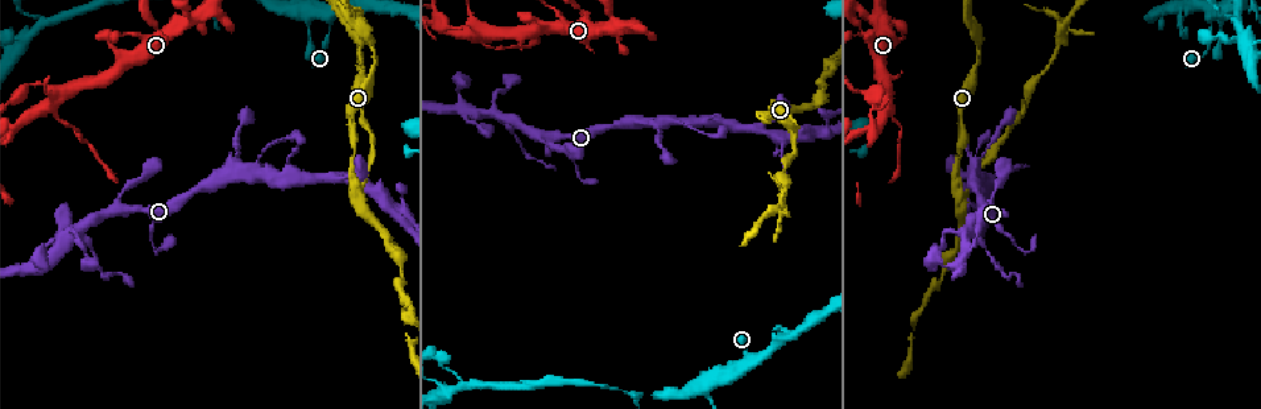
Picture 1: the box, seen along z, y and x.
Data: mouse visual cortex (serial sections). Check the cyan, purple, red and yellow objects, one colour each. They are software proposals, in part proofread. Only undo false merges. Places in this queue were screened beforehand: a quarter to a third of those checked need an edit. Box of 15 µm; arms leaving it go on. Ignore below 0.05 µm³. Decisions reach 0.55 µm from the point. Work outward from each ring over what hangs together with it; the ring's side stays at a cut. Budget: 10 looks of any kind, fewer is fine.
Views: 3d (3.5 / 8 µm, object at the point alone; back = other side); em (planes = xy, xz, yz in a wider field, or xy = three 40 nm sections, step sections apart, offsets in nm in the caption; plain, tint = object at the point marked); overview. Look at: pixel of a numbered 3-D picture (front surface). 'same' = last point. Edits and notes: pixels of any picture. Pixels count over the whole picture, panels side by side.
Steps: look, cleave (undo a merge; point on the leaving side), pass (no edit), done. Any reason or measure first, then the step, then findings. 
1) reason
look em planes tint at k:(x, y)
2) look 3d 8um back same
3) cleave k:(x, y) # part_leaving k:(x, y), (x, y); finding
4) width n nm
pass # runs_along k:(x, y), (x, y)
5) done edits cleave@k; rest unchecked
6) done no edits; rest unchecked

four-way junction
look 3d 8um at 1:(502, 117)

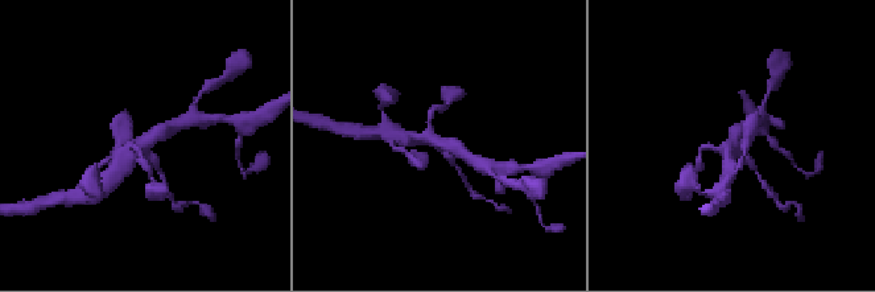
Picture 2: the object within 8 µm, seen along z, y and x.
look 3d 3.5um at 2:(142, 147)

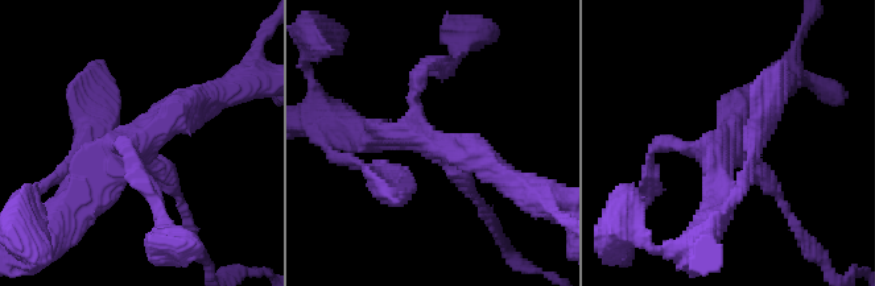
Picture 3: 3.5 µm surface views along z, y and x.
now the EM
look em planes tint at 3:(730, 140)

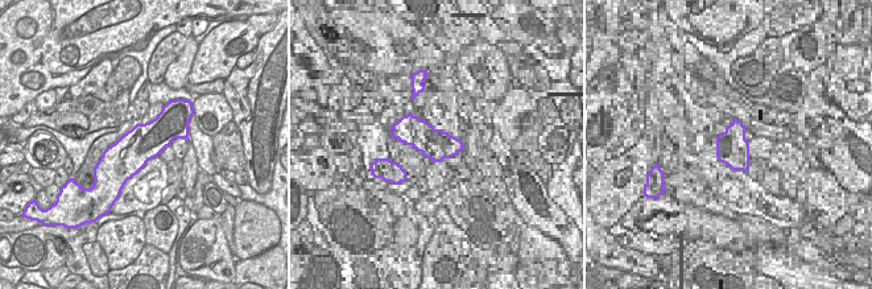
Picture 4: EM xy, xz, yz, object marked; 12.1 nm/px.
width 460 nm
cleave 3:(779, 195) # part_leaving 3:(446, 165), (495, 226); a second cell is stuck on

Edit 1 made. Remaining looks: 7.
see it whole again
look overview

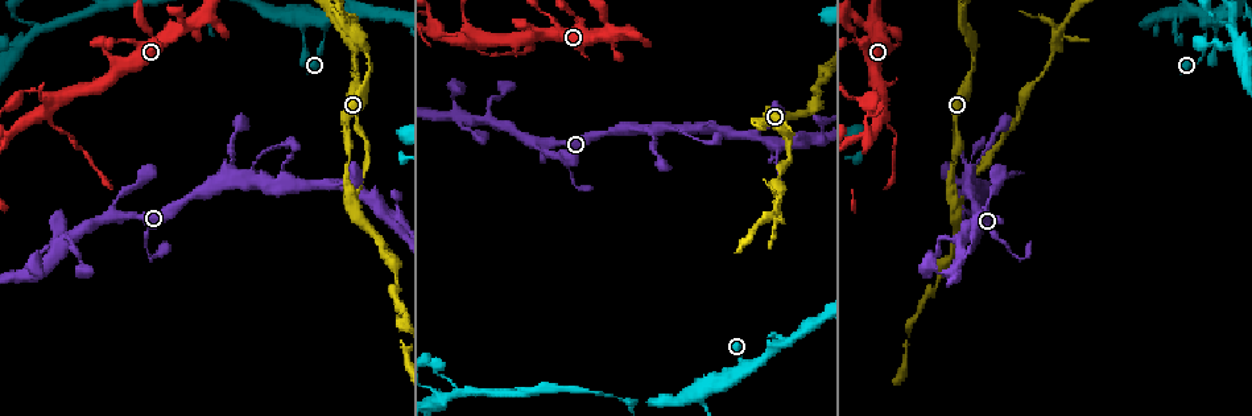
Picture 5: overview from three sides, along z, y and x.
a narrow waist
look 3d 3.5um at 5:(70, 135)

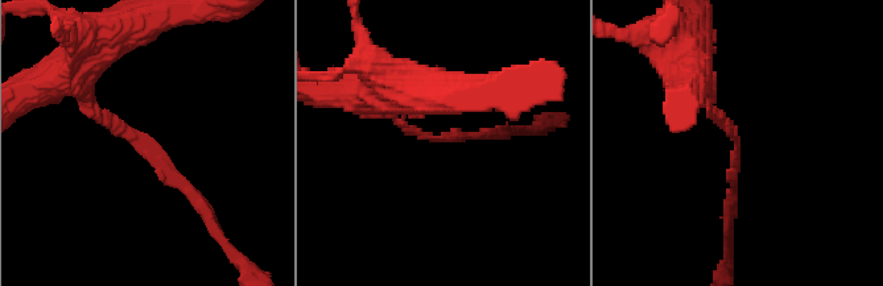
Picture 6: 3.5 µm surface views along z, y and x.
look em xy step 2 tint at 6:(136, 145)

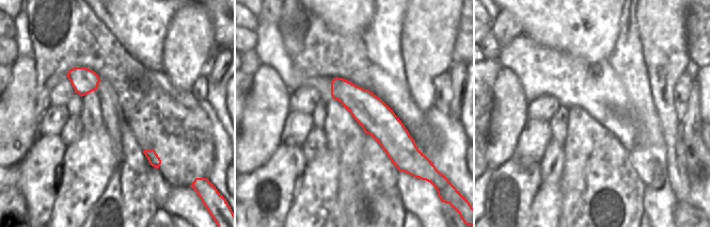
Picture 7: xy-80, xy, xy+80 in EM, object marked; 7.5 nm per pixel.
cleave 6:(164, 173) # part_leaving 6:(136, 139), (198, 199), (222, 240); two cells meet here

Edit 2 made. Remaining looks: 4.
look overview

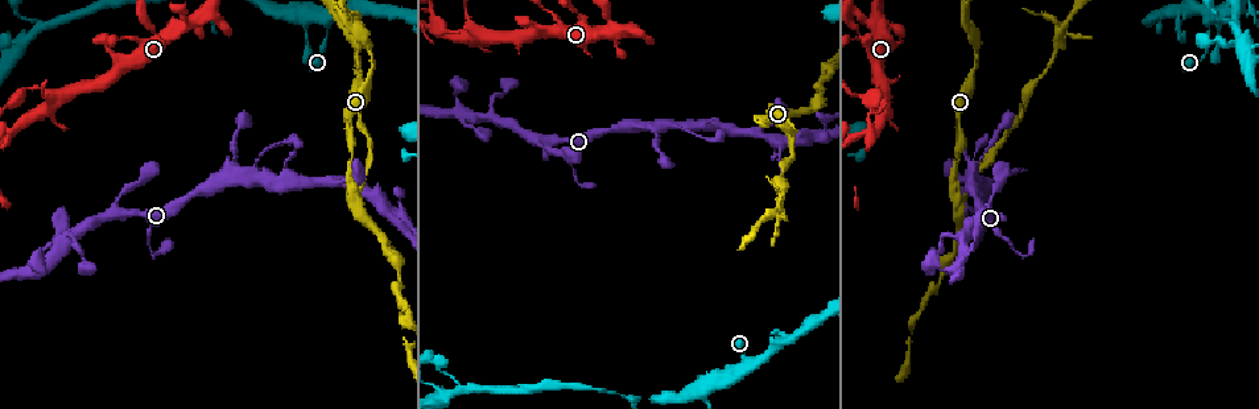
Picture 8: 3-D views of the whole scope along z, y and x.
two arms in line, one across
look 3d 3.5um back at 8:(355, 201)

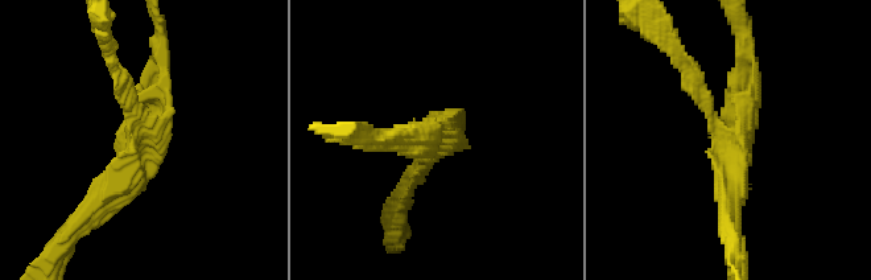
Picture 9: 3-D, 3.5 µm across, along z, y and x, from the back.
arms 3; arm_widths 200, 200, 350 nm; need the tissue
look em xy step 3 tint at 9:(734, 133)

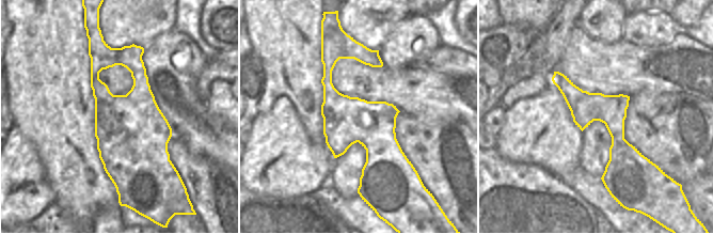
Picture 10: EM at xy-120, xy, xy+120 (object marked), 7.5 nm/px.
width 360 nm
pass # runs_along 9:(459, 127), (430, 136), (411, 184); continuous, no second cell

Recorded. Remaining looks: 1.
done edits cleave@3, cleave@6; rest unchecked

